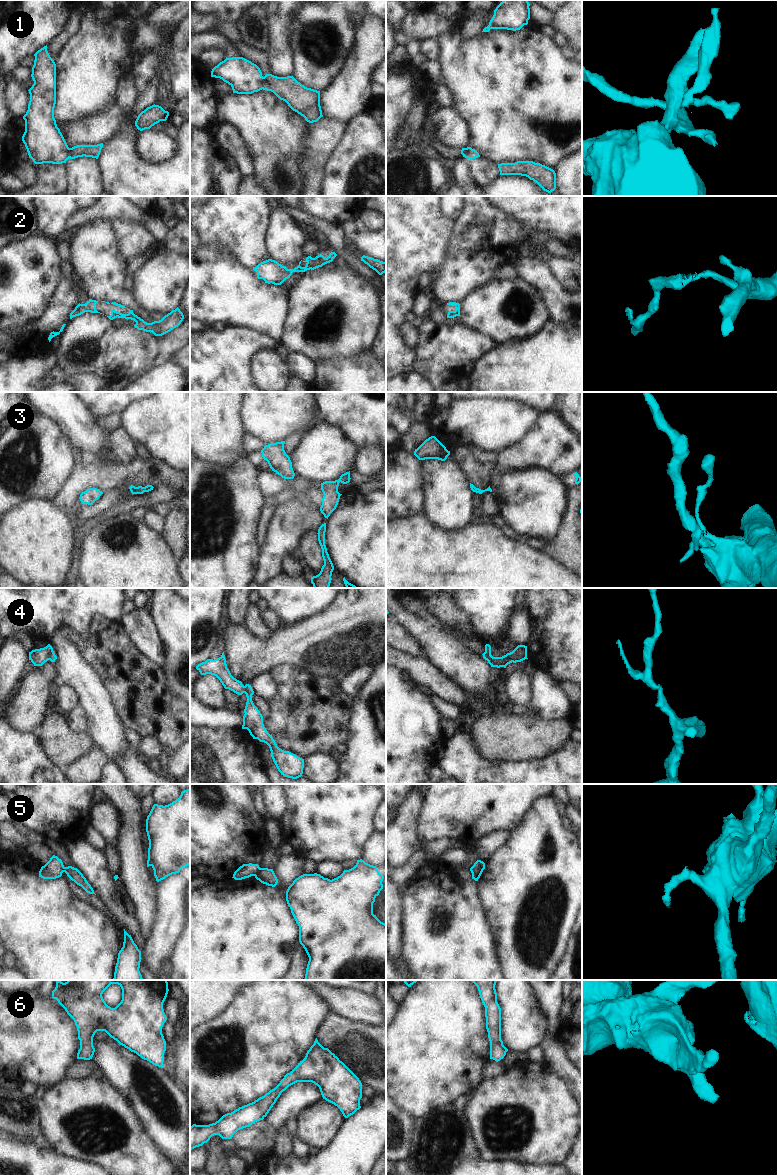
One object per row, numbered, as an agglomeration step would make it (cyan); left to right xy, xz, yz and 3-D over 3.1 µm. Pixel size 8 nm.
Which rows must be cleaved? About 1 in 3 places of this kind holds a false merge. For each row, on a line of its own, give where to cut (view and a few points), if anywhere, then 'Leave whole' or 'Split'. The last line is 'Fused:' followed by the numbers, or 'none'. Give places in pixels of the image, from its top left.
1: Split along xz (264, 77), (264, 86), (262, 88). Split
2: No split. Leave whole
3: No split. Leave whole
4: Split along xy (52, 649), (48, 659). Split
5: Split along xz (260, 868), (254, 875). Split
6: No split. Leave whole
Fused: 1, 4, 5

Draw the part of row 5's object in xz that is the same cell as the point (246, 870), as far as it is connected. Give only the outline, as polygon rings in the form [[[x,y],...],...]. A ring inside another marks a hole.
[[[243,864],[234,872],[232,878],[235,880],[242,880],[257,875],[259,871],[260,867],[258,864]]]

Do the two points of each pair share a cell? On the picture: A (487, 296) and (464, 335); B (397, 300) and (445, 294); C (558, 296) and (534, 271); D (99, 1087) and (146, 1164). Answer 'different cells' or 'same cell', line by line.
A: different cells
B: different cells
C: same cell
D: same cell

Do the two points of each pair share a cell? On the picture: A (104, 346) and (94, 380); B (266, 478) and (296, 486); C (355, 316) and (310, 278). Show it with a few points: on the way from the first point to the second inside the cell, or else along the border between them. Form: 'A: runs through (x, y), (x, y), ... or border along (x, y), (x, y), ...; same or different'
A: border along (73, 374), (97, 374), (108, 381); different
B: runs through (273, 483), (289, 484); same
C: runs through (344, 305), (338, 299), (331, 299), (321, 289); same

